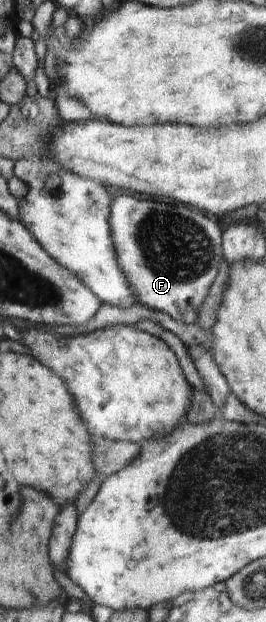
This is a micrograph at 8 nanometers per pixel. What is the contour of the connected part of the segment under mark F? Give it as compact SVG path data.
M122 194L114 197L109 223L119 267L141 305L163 311L175 321L183 321L187 325L196 323L200 305L205 296L208 296L219 267L223 265L222 231L217 221L211 221L201 211L191 209L185 204L141 200L133 195Z

